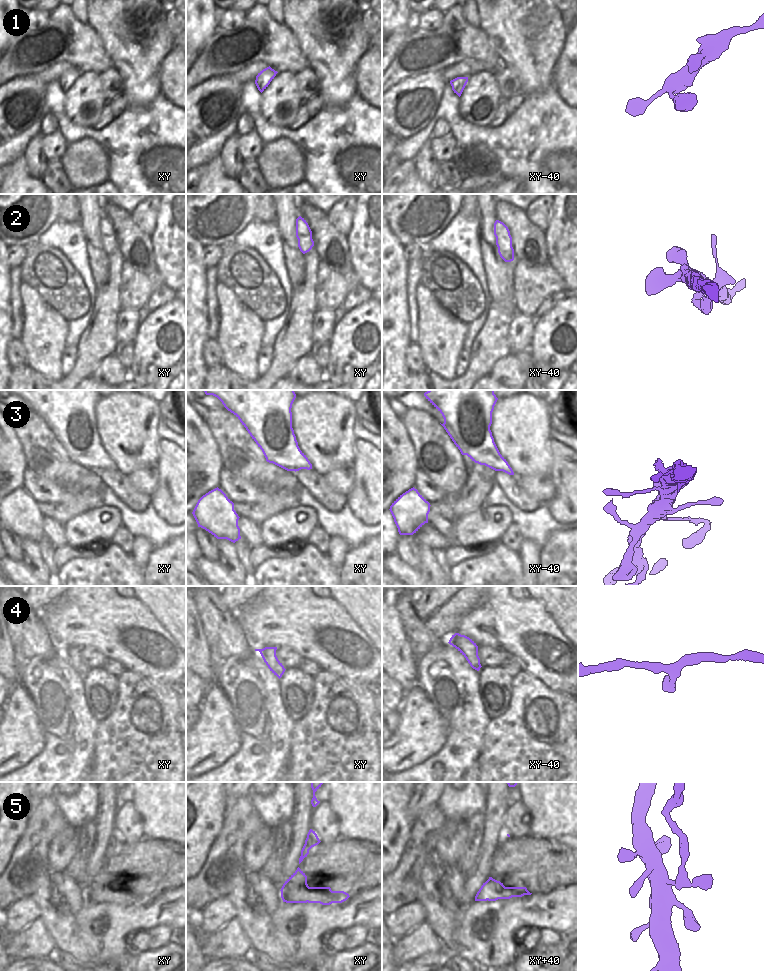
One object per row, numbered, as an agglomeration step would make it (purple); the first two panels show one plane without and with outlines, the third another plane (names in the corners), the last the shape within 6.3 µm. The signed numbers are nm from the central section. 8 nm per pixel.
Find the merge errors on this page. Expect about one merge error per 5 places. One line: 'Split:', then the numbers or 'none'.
Split: 5

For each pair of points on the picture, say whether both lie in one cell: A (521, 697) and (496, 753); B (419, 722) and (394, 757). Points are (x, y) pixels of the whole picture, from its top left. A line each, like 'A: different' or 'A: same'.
A: same
B: same

